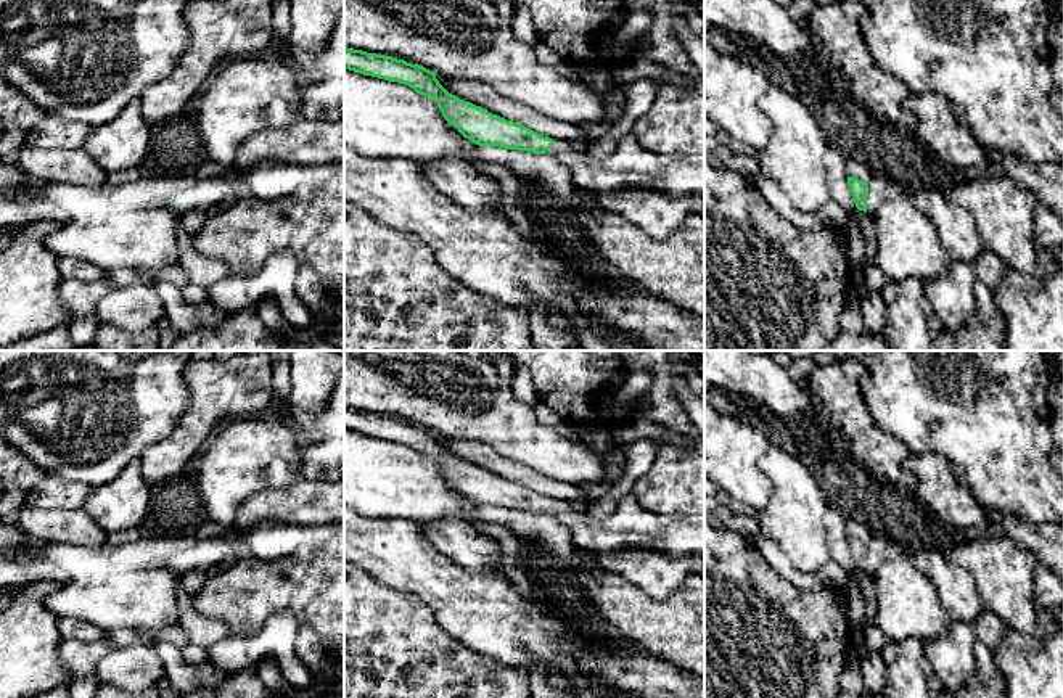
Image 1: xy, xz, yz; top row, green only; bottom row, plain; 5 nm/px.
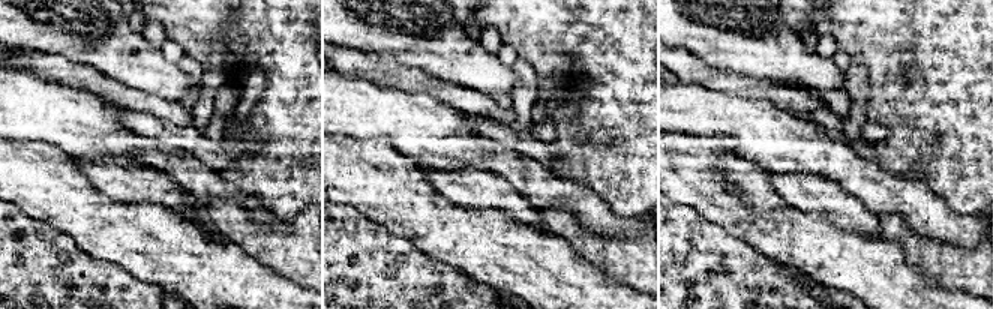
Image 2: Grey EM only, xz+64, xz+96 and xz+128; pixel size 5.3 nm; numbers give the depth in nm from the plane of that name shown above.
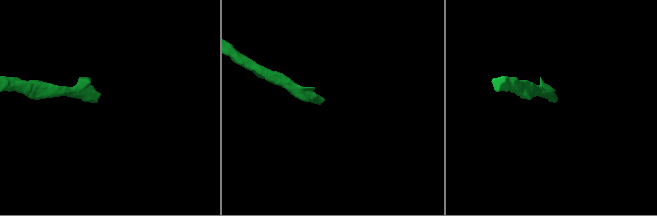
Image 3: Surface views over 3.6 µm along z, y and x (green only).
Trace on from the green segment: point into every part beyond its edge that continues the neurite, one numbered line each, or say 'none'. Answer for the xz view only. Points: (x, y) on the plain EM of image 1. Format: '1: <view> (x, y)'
1: xz (629, 526)

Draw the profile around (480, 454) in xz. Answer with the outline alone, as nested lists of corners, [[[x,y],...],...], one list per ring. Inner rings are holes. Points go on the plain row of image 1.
[[[436,434],[439,444],[460,460],[470,462],[507,481],[521,484],[552,500],[582,500],[589,505],[589,494],[584,486],[548,479],[532,468],[499,455],[490,445],[471,441],[447,439]]]

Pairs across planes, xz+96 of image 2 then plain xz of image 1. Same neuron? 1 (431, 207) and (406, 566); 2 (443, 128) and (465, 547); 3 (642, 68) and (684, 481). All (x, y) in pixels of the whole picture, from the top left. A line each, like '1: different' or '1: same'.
1: same
2: different
3: same

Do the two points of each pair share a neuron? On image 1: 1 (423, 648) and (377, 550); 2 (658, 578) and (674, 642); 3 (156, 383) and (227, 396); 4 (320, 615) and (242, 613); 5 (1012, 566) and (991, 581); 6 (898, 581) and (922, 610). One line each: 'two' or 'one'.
1: two
2: two
3: two
4: one
5: one
6: one

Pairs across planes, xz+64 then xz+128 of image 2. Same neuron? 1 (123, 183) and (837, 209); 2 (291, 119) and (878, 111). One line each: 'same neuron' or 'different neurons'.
1: same neuron
2: same neuron

